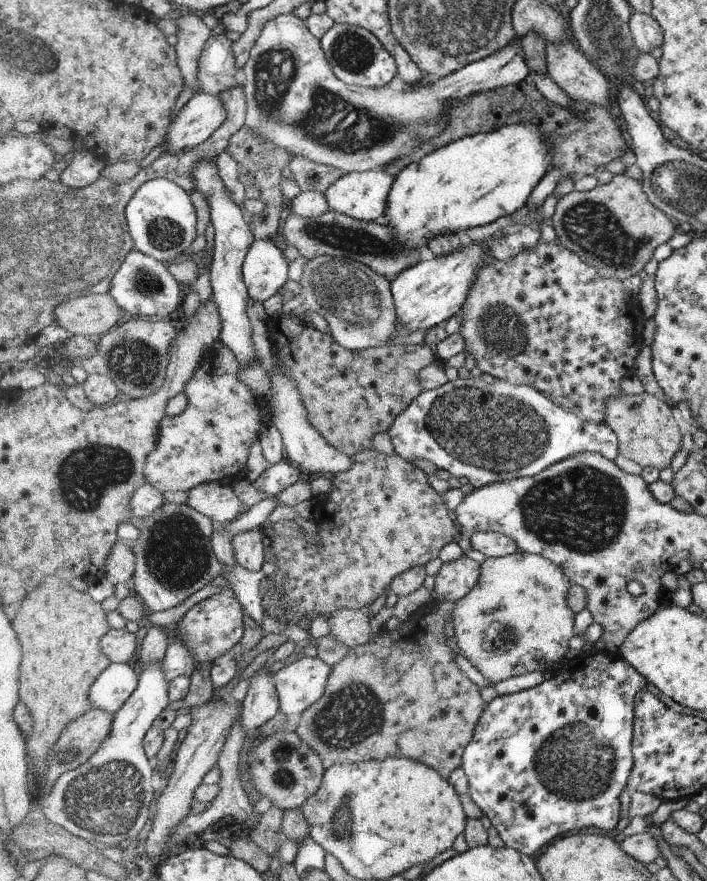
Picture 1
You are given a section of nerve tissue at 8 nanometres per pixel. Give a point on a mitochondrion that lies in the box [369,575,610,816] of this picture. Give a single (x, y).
(500, 637)

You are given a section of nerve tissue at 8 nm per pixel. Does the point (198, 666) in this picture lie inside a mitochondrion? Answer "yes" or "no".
no

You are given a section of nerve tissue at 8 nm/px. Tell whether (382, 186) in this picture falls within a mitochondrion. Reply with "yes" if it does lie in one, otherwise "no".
no

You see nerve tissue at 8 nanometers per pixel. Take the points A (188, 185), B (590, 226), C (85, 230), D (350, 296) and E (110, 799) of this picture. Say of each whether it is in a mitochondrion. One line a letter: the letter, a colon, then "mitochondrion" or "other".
A: other
B: mitochondrion
C: mitochondrion
D: mitochondrion
E: mitochondrion

